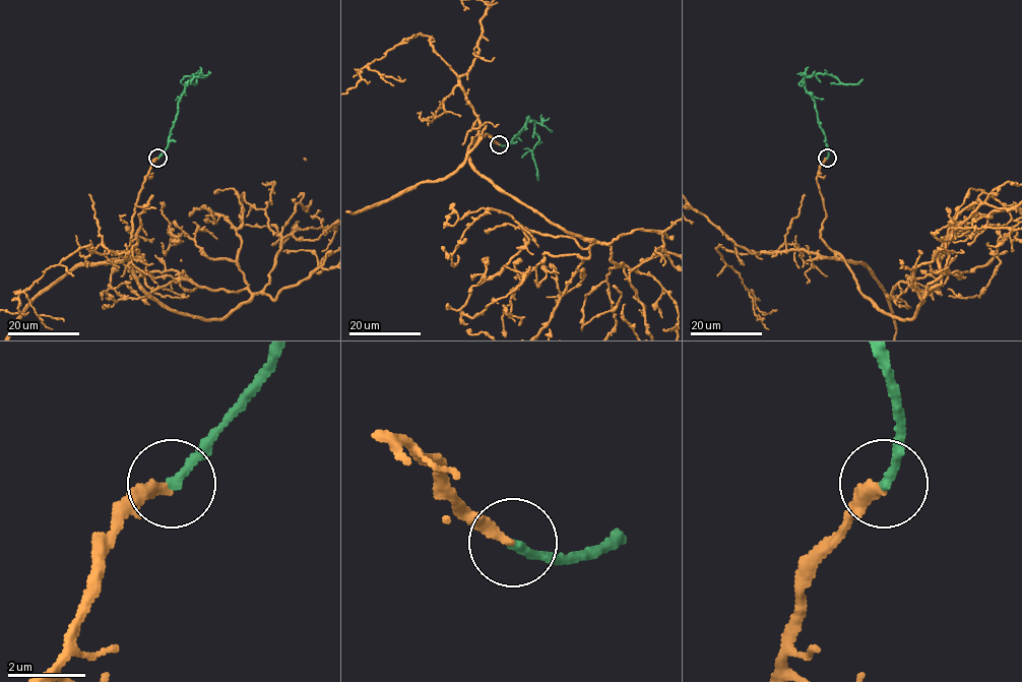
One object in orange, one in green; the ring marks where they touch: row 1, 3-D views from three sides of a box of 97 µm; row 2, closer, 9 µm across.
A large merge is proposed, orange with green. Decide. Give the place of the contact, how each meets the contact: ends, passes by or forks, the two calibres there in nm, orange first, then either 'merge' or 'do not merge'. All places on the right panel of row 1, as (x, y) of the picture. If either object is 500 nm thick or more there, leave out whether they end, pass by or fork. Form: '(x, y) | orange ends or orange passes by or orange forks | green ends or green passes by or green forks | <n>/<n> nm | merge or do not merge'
(827, 158) | orange ends | green ends | 320/240 nm | merge

